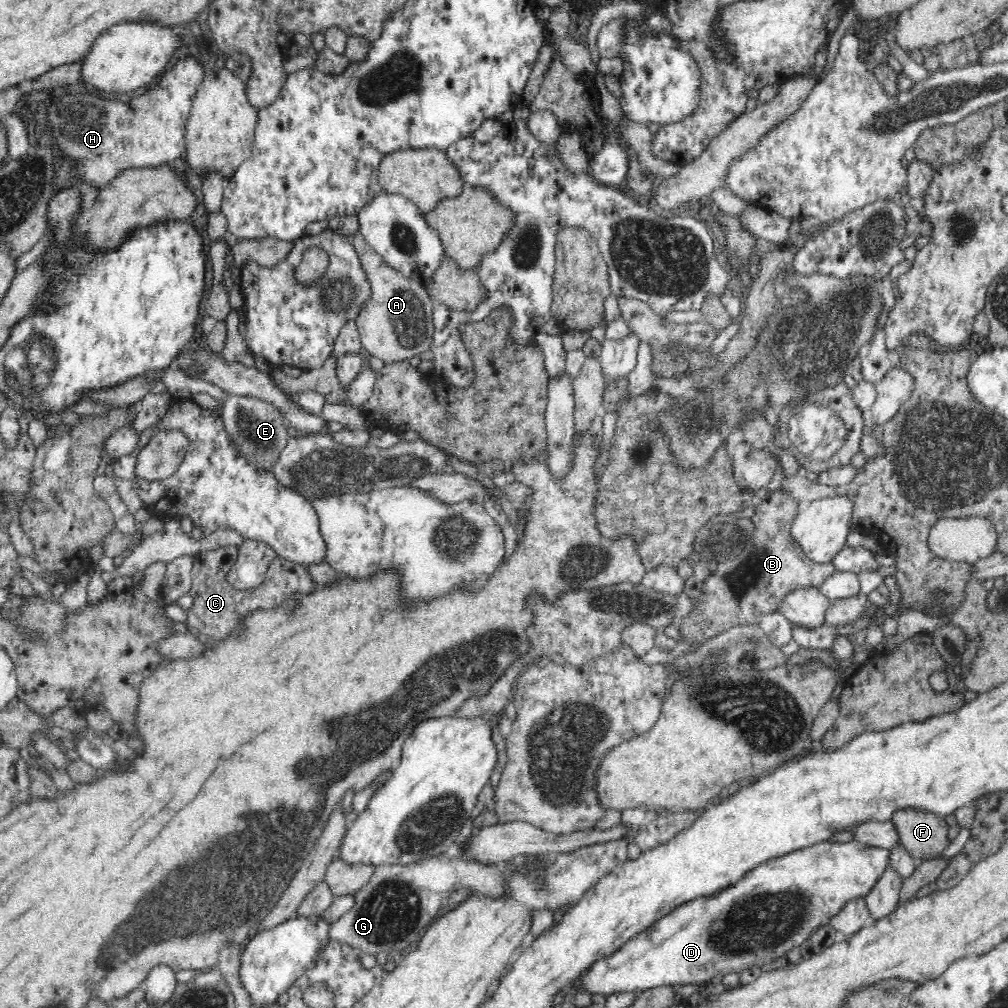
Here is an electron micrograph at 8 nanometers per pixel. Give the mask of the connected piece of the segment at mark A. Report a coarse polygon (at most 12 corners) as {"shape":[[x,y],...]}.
{"shape":[[357,231],[350,237],[370,296],[355,317],[385,363],[429,350],[432,301]]}

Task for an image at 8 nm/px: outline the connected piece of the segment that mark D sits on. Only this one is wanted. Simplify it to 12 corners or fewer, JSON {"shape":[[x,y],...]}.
{"shape":[[888,849],[789,852],[677,906],[578,992],[763,966],[865,898]]}

